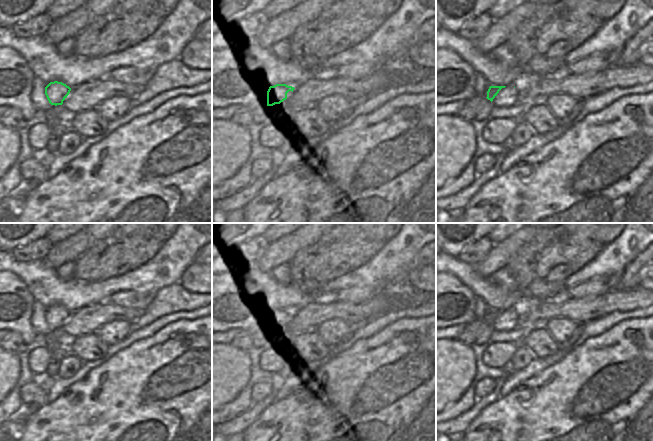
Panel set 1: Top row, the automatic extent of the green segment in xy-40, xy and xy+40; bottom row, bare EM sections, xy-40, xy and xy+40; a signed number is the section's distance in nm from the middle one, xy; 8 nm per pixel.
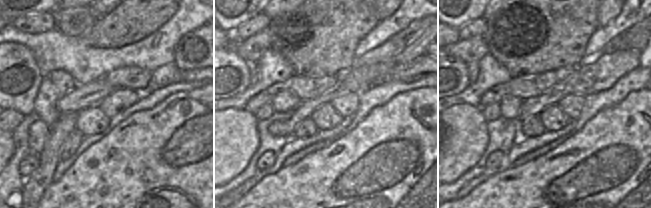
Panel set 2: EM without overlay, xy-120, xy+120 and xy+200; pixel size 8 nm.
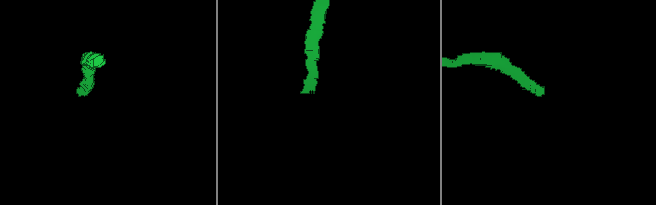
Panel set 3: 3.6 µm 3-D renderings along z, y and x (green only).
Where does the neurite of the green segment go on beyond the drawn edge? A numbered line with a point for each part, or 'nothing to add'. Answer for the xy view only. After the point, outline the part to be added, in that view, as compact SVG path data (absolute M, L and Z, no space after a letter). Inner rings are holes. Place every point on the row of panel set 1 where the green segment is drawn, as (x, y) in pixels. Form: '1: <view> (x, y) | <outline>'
1: xy (290, 93) | M289 91L287 93L287 99L284 100L283 102L281 102L280 104L275 104L274 106L286 106L286 105L288 105L290 103L290 101L291 101L292 95L293 95L293 92Z

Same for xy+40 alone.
1: xy+40 (508, 96) | M507 86L499 91L492 102L493 106L506 108L508 106L516 105L519 100L519 93L514 86Z

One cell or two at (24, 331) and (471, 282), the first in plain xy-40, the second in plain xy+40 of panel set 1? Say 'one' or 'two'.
two

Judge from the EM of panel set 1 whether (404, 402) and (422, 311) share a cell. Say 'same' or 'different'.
different

